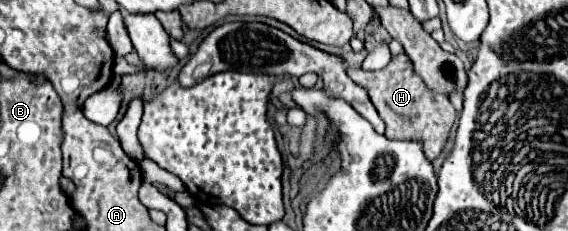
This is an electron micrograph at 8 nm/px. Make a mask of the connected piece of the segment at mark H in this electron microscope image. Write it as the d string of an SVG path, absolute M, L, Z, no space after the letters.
M406 52L392 56L390 64L382 70L366 72L362 68L348 68L346 72L356 84L360 84L368 92L372 104L376 106L378 114L386 122L388 138L394 138L394 140L420 138L428 160L434 160L440 156L440 152L448 140L448 132L456 120L456 110L450 104L446 94L428 90L424 80L414 72L412 60L408 58Z

